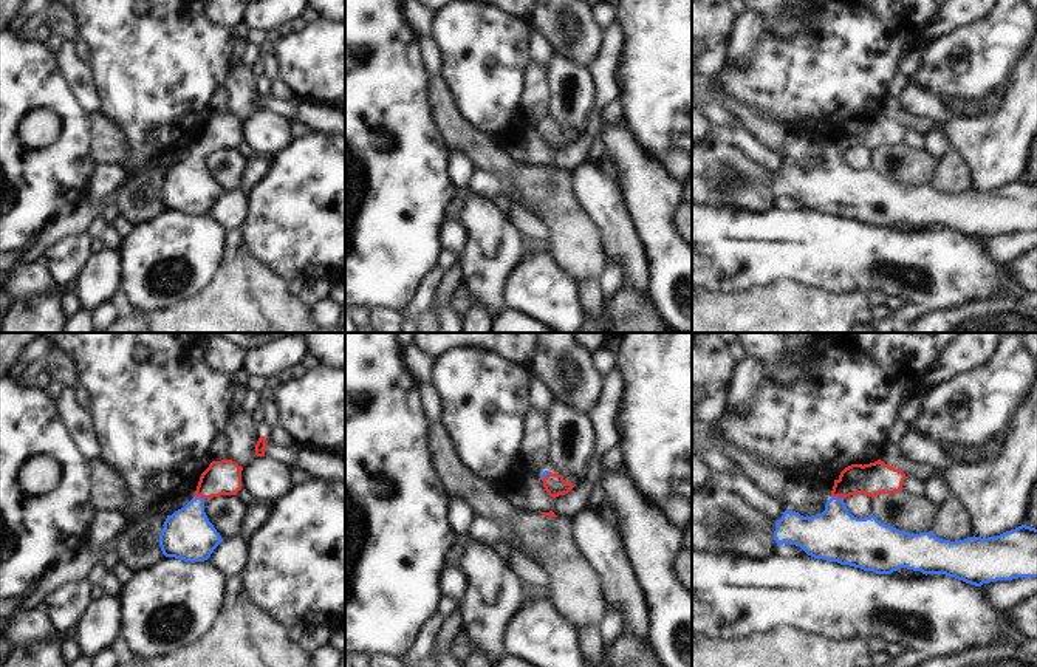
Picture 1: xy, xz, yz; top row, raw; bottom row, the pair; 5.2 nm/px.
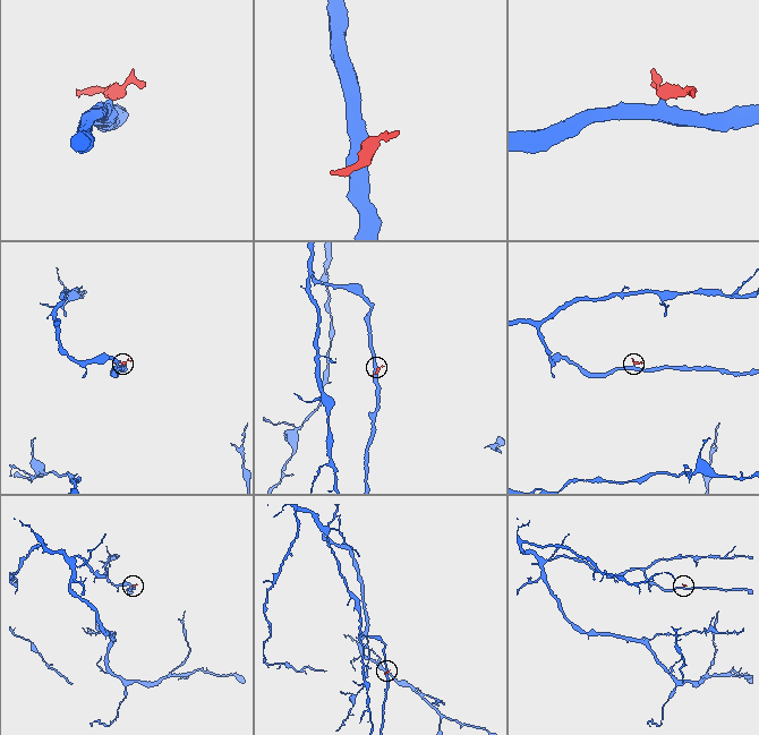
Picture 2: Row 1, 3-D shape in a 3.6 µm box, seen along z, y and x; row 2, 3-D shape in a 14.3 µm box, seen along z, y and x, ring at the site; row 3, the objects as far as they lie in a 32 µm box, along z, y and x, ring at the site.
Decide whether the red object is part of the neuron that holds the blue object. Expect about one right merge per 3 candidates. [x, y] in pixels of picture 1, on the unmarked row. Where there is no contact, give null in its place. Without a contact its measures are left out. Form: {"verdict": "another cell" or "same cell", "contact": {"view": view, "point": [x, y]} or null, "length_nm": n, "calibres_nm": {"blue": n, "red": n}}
{"verdict": "same cell", "contact": {"view": "yz", "point": [836, 150]}, "length_nm": 70, "calibres_nm": {"blue": 280, "red": 170}}

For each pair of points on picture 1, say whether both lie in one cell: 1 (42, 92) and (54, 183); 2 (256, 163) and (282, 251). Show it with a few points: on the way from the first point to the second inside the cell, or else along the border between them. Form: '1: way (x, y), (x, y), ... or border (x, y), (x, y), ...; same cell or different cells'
1: way (65, 113), (68, 116), (67, 160); same cell
2: border (268, 160), (268, 169), (263, 177), (245, 192); different cells

